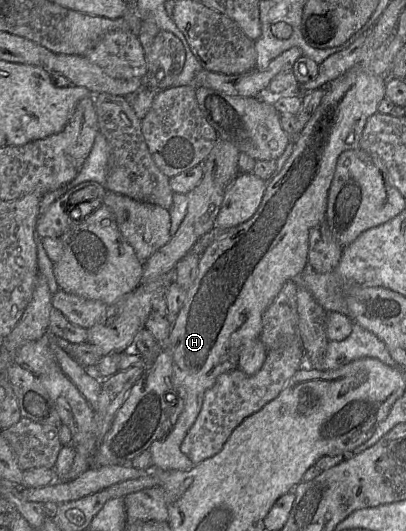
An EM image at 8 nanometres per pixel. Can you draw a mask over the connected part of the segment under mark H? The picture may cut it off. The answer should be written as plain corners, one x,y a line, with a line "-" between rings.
353,67
341,76
339,76
338,78
336,78
333,82
325,86
325,95
317,110
315,111
311,119
308,121
308,123
296,139
292,155
287,160
281,171
277,175
273,175
269,180
266,181
266,190
255,214
249,220
238,226
230,228
227,231
219,231
219,233
217,234
217,238
202,252
199,260
197,276
192,286
187,290
187,297
183,307
180,309
180,311
178,312
177,316
171,324
171,331
168,340
166,343
160,343
160,345
166,346
172,355
172,384
174,388
178,391
180,397
183,398
184,407
176,423
170,429
168,434
163,439
155,440
150,445
148,450
150,451
152,457
152,469
187,471
194,466
192,461
181,451
180,447
182,441
184,440
189,429
194,424
202,408
204,395
206,391
215,384
216,379
219,375
236,369
238,367
238,355
240,347
245,342
249,342
251,340
260,338
260,334
262,331
262,316
265,310
279,294
285,282
288,280
299,280
299,277
305,270
308,263
310,231
315,226
325,221
328,203
328,192
335,174
338,158
345,151
360,148
360,139
368,119
373,114
378,112
379,103
384,98
386,98
385,85
387,79
388,77
386,76
370,74
360,68

